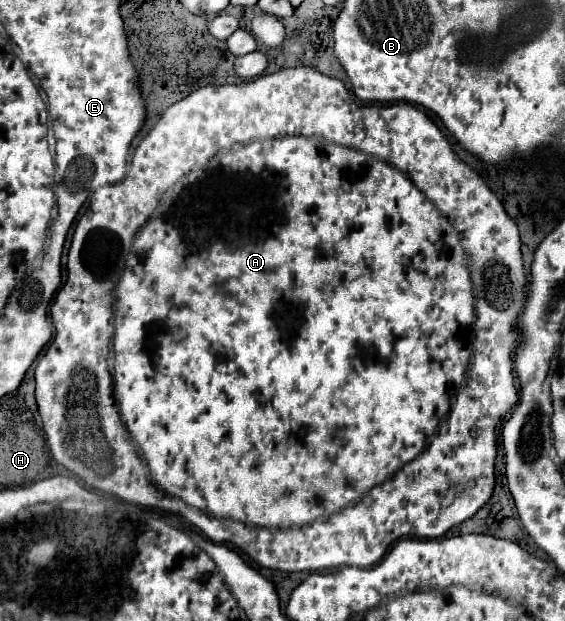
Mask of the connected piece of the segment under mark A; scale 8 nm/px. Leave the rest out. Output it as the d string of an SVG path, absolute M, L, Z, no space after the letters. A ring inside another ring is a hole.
M293 67L293 69L281 69L273 75L257 77L251 83L199 87L189 97L173 103L157 121L157 125L151 129L151 133L139 143L131 161L131 171L127 171L125 181L109 187L101 187L91 195L89 209L83 213L73 233L69 263L67 263L67 281L63 283L63 287L55 297L55 303L51 305L55 337L49 343L45 355L41 357L35 369L35 381L37 381L35 395L37 395L39 415L43 419L43 429L49 441L51 455L59 465L67 469L69 472L67 477L77 479L83 487L97 493L99 495L97 499L119 498L143 507L157 507L157 509L181 513L185 519L197 525L211 541L231 543L243 549L257 565L267 569L323 571L323 569L339 569L349 565L369 567L369 565L375 565L387 553L393 541L405 535L435 539L447 533L453 525L459 525L465 519L473 517L487 503L495 487L495 473L493 473L497 457L495 428L501 415L505 417L509 409L513 409L517 403L517 389L515 389L515 377L513 377L513 351L517 347L519 335L515 331L515 323L525 303L525 293L523 293L525 273L523 273L521 241L519 241L517 225L505 213L497 195L491 193L491 189L483 183L479 173L473 171L469 165L465 165L453 153L445 135L423 111L419 111L409 103L357 105L355 101L357 99L347 91L343 81L321 75L311 67ZM173 186L175 190L173 201L179 201L179 205L175 205L175 221L179 225L181 239L177 235L171 237L171 223L165 223L155 217L149 219L155 207L159 205L161 195L167 189L171 187L173 189ZM131 247L139 257L133 269L125 267L123 263L127 261ZM473 291L477 297L475 339L473 339ZM97 359L99 359L99 371L97 375L93 375L91 367L97 363ZM79 371L85 371L91 375L91 383L83 383L83 387L87 387L83 393L69 391L69 385L73 385L73 377Z

